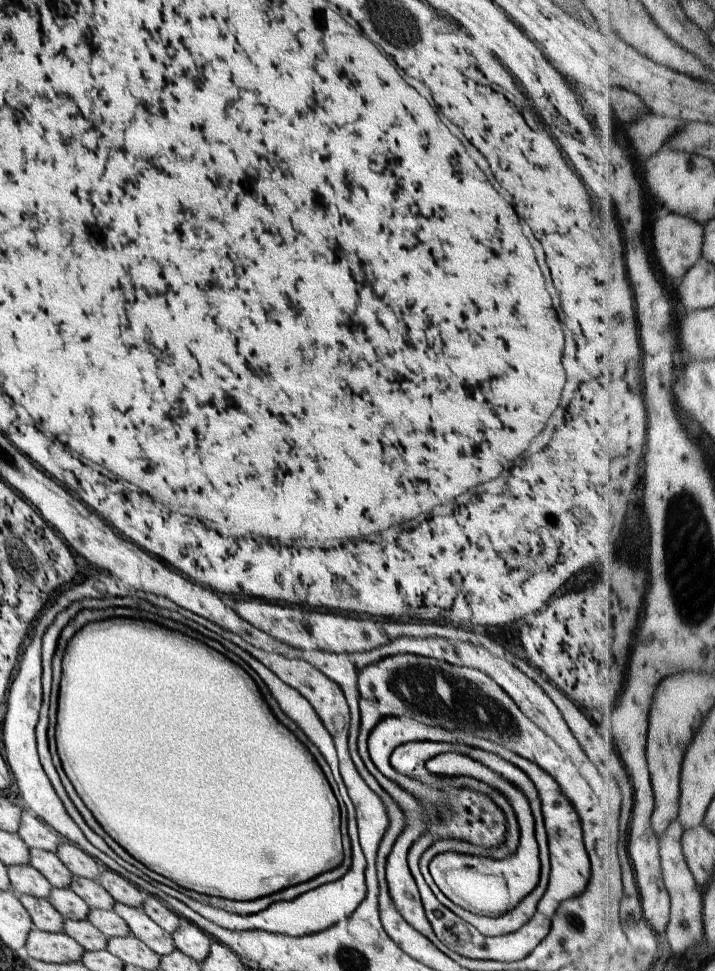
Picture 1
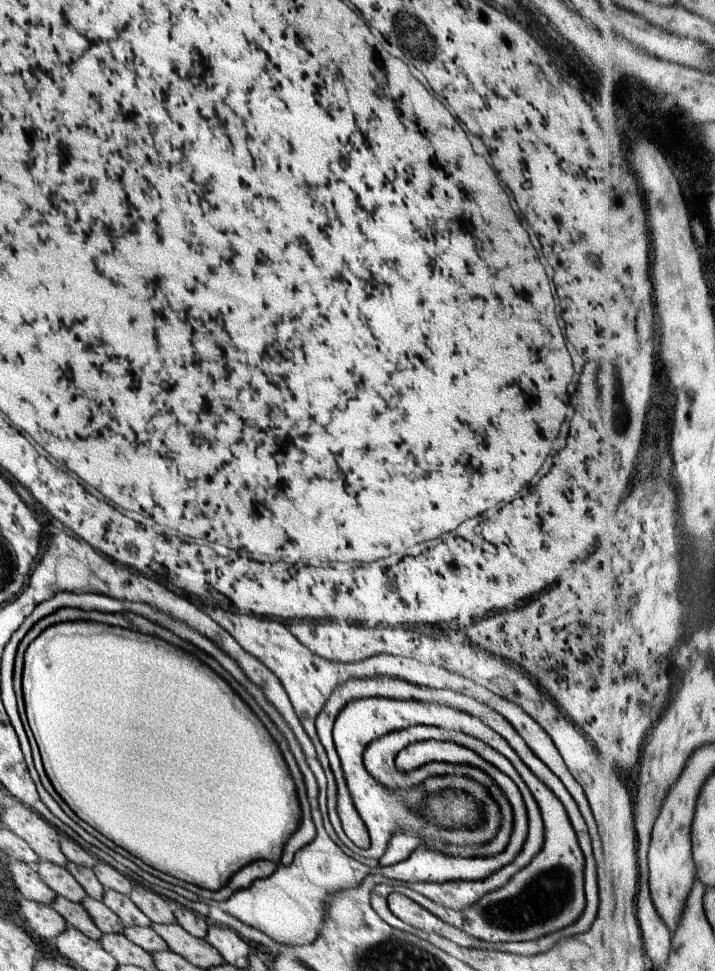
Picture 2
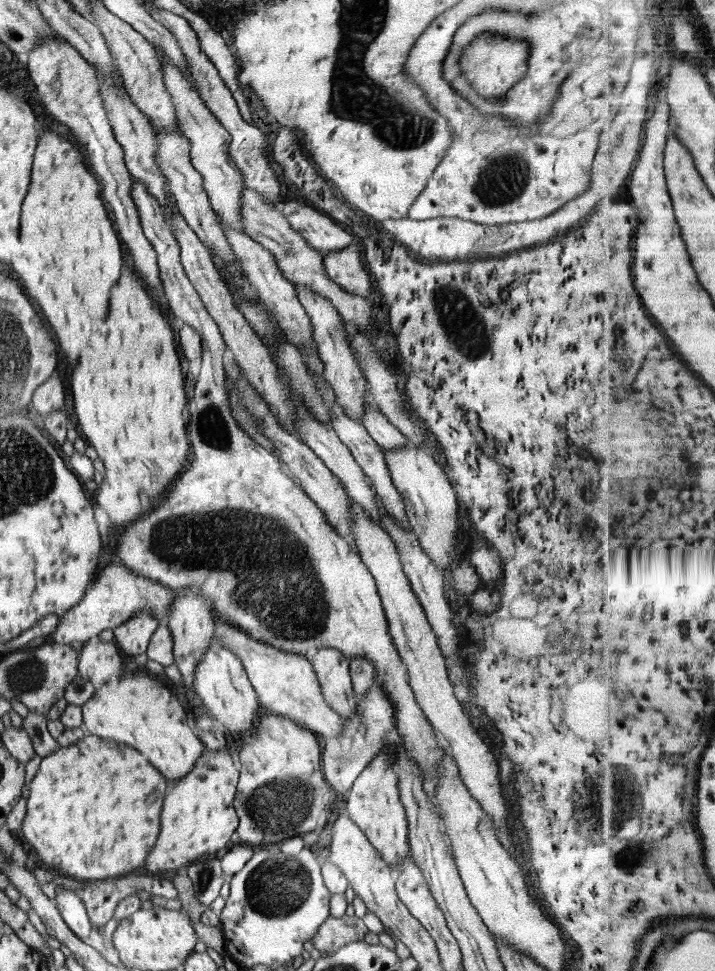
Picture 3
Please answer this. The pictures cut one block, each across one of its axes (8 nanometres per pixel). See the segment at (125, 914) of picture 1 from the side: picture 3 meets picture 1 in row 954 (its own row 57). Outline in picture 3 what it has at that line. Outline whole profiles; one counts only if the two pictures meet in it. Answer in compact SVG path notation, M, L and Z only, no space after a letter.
M154 46L157 50L159 62L164 71L164 84L172 98L173 105L177 114L177 121L181 128L182 134L190 142L189 155L192 166L200 172L203 178L203 185L208 193L212 208L221 216L221 219L234 230L244 232L243 216L241 210L243 202L241 196L243 190L247 188L243 172L238 165L231 159L229 148L232 135L224 128L224 125L206 108L204 102L200 100L198 92L194 90L190 79L182 74L182 71L169 62L167 56L159 52L159 47Z

